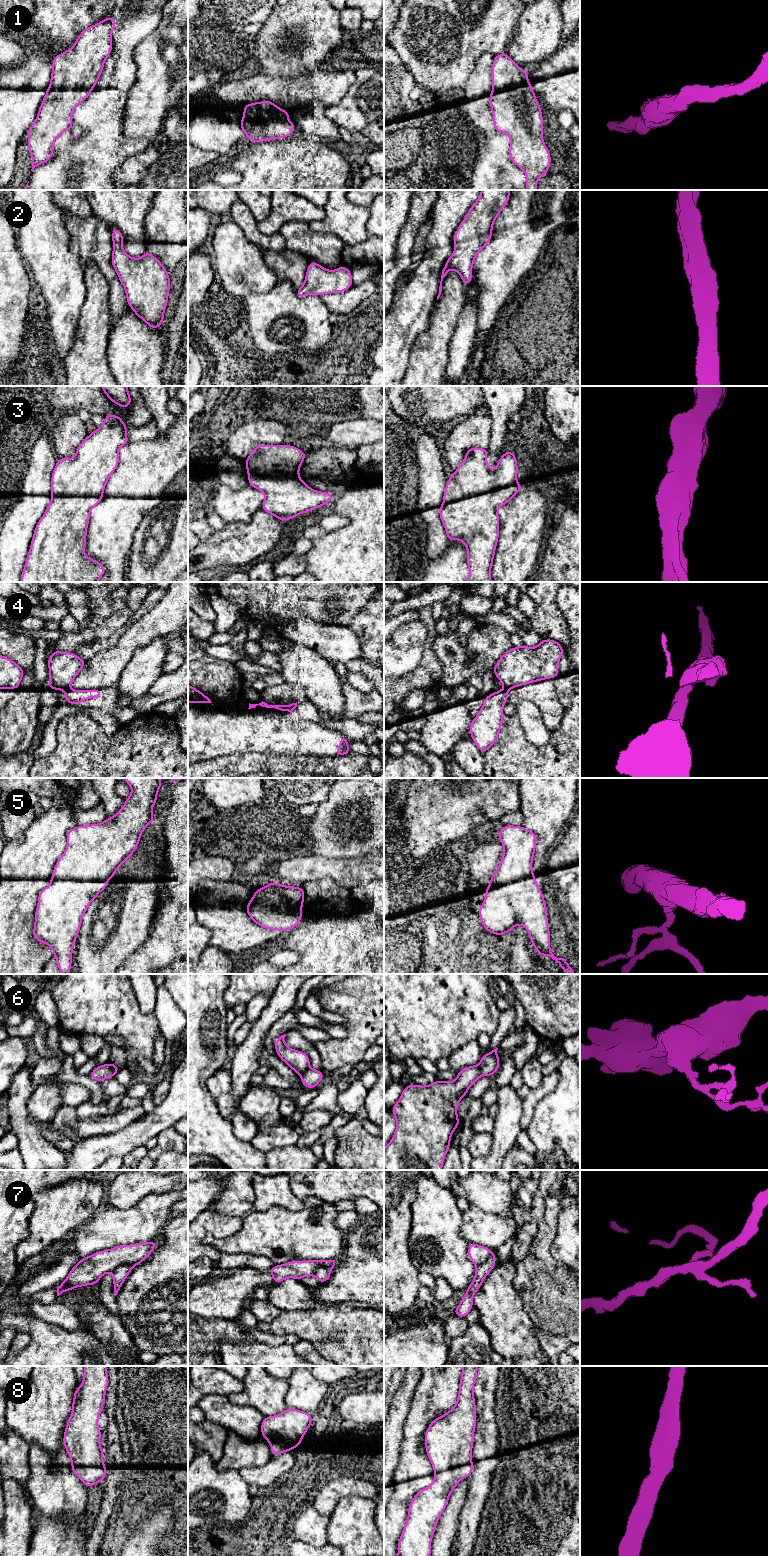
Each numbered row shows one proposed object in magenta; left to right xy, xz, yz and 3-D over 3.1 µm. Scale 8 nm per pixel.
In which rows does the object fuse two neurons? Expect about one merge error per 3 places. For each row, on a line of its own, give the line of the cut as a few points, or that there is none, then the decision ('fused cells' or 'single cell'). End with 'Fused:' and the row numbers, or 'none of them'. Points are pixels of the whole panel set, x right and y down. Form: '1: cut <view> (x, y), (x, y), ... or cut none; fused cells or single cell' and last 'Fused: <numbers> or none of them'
1: cut none; single cell
2: cut none; single cell
3: cut none; single cell
4: cut xy (68, 688), (65, 690); fused cells
5: cut none; single cell
6: cut xy (108, 1063), (114, 1074); fused cells
7: cut xy (132, 1267), (128, 1264), (120, 1264), (113, 1272); fused cells
8: cut none; single cell
Fused: 4, 6, 7

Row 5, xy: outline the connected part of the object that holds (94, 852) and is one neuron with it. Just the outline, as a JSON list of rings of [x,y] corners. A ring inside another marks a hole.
[[[124,778],[123,780],[132,790],[131,795],[125,799],[124,806],[112,818],[106,818],[102,823],[76,826],[67,831],[67,848],[53,869],[50,884],[38,894],[32,936],[52,948],[57,967],[63,974],[69,974],[71,971],[73,946],[82,925],[82,917],[89,904],[107,888],[107,881],[114,878],[118,868],[132,856],[139,845],[142,831],[150,823],[156,822],[152,809],[157,802],[159,789],[164,785],[160,778]]]

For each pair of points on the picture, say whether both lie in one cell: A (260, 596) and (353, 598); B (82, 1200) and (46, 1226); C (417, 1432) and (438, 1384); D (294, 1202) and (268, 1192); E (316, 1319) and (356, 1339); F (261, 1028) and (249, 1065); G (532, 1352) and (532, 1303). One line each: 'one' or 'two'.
A: one
B: one
C: one
D: one
E: one
F: one
G: two

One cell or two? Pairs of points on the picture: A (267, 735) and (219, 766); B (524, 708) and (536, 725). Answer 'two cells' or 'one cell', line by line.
A: two cells
B: one cell

